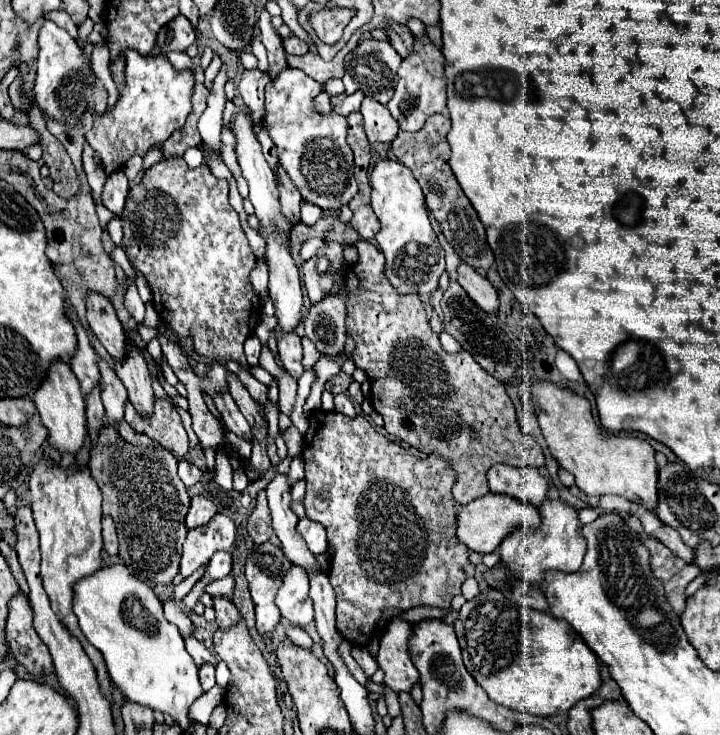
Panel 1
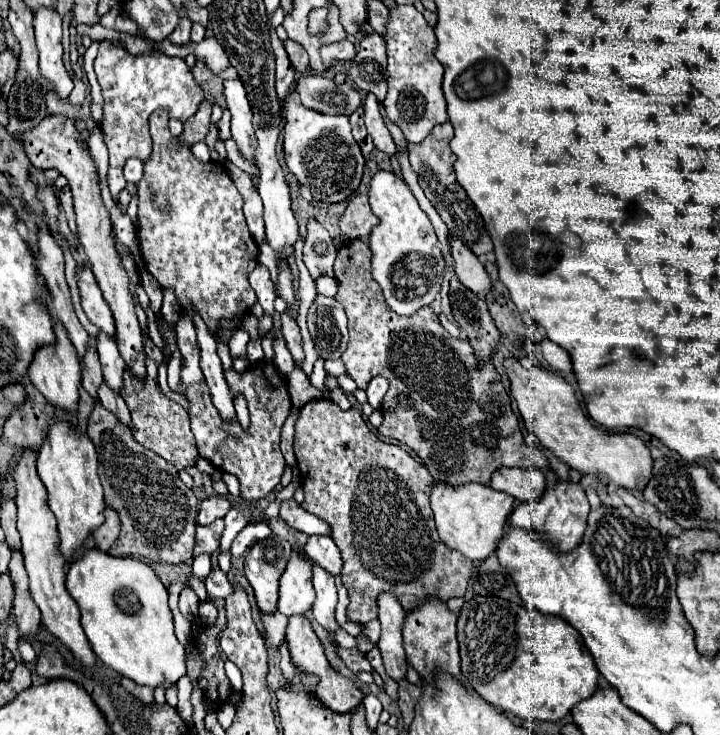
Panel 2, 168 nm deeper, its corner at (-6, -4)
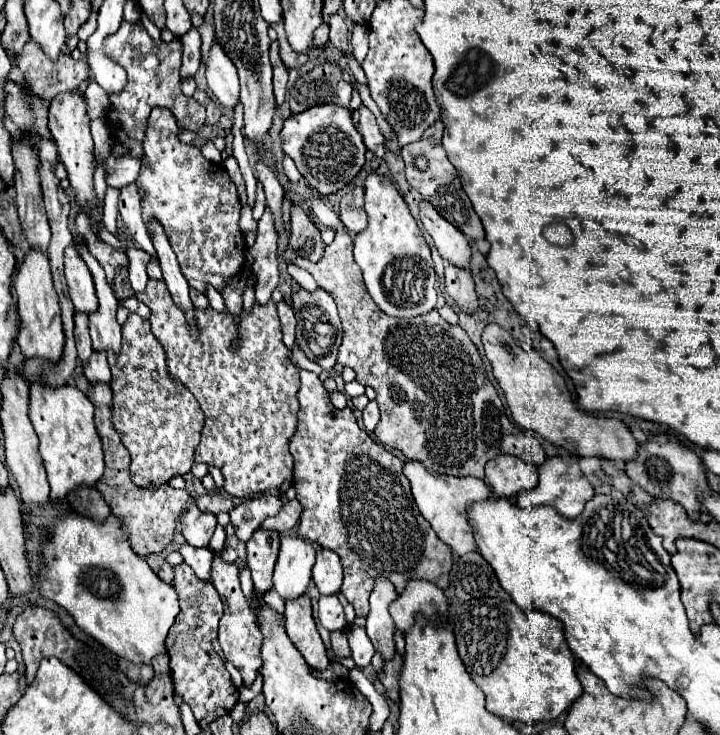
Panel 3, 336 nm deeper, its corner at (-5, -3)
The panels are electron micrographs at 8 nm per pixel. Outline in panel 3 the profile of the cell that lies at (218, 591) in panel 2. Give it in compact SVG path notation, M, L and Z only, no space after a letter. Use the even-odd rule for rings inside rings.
M184 544L180 548L180 554L184 556L184 562L196 572L198 578L202 578L204 582L210 582L214 554L208 548L194 548L190 544Z

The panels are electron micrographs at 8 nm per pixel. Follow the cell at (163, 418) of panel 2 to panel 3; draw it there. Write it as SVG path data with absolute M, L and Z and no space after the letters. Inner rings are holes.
M130 314L122 326L122 356L110 356L114 426L132 456L132 480L138 486L156 486L176 474L188 474L194 466L194 450L200 442L202 410L190 392L174 384L166 372L166 356L150 332L148 320Z

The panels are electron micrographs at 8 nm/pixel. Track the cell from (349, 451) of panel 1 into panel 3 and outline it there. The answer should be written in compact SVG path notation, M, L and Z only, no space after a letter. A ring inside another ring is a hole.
M302 370L300 380L302 386L298 390L298 428L290 438L290 454L294 456L292 484L296 488L296 500L302 504L298 536L330 548L340 556L344 564L344 582L340 592L354 606L356 616L366 618L368 596L374 588L376 578L390 580L398 594L402 594L410 580L428 580L446 590L450 586L450 570L454 564L452 548L448 548L436 536L430 522L424 520L424 516L418 512L414 496L410 492L410 480L402 472L404 462L388 452L382 444L374 442L358 426L352 408L338 410L332 406L318 374Z

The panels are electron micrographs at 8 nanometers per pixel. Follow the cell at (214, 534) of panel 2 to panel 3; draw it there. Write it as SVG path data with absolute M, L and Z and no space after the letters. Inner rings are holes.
M190 504L182 516L182 534L188 544L200 548L208 546L216 528L216 516L200 512L196 504Z

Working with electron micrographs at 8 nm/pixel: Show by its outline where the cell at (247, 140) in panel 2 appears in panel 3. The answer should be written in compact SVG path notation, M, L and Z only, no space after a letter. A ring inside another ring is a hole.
M214 42L212 50L210 50L210 60L206 64L206 78L208 78L208 86L210 86L212 94L214 94L214 98L224 108L234 112L236 104L240 102L238 74L236 74L234 64L224 54L224 50L220 48L218 42Z

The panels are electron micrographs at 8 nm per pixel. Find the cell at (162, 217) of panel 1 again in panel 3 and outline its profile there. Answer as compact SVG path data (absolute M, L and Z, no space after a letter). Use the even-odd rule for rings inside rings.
M156 106L148 118L148 130L144 138L144 156L142 156L142 170L136 180L136 186L142 196L142 218L146 224L152 220L158 220L168 236L170 246L174 248L182 274L186 276L190 288L194 288L200 294L206 294L208 286L214 286L218 292L222 292L232 278L240 276L246 264L246 240L238 226L240 218L240 200L234 182L230 180L224 164L214 164L202 156L198 148L192 144L180 142L178 136L180 128L176 124L174 114L168 108Z

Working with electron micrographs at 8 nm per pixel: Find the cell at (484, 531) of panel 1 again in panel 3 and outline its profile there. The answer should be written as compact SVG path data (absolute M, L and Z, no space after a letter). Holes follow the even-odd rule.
M410 460L404 464L404 472L412 484L412 494L414 500L422 512L422 516L432 524L434 532L438 534L438 538L442 542L446 542L458 556L464 556L468 552L476 552L476 538L474 538L474 530L470 526L466 508L474 502L480 500L488 500L492 498L492 490L478 478L470 478L470 480L458 480L452 476L442 476L442 474L434 474L428 468L424 468L422 464Z

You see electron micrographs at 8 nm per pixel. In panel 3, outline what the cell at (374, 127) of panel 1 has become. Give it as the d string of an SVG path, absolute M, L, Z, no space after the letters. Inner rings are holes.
M362 104L360 108L360 122L358 122L358 130L362 130L362 138L364 138L364 144L368 150L372 150L376 156L384 156L384 136L376 124L376 118L374 114ZM362 124L362 126L360 126Z

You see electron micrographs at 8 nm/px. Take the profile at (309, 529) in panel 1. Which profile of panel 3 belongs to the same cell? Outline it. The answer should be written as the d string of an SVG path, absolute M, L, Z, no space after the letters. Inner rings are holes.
M320 548L316 552L316 564L312 568L312 574L320 594L336 594L342 586L342 572L342 562L334 550Z

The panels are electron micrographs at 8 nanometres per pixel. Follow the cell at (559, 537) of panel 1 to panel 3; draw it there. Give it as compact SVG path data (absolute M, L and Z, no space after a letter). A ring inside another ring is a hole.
M560 456L548 458L542 466L538 466L538 486L532 488L530 492L522 492L516 496L516 504L520 508L534 508L534 506L552 506L558 510L560 516L568 518L568 520L576 520L580 516L580 512L584 510L584 504L594 496L590 482L586 480L586 476L580 472L578 468L578 458L574 456L572 462L564 462Z

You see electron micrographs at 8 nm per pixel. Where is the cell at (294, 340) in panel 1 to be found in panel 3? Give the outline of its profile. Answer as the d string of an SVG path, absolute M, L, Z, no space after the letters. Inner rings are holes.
M286 302L278 304L278 318L282 322L282 334L284 334L284 344L288 348L294 348L294 338L296 338L296 316L292 308Z

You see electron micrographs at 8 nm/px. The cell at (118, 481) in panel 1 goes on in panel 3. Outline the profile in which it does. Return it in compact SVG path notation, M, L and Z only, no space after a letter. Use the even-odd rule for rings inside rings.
M108 384L90 386L88 398L96 408L94 422L96 422L96 430L102 440L102 448L104 448L106 470L100 480L100 492L102 492L104 500L110 504L112 514L120 518L122 528L128 532L128 542L138 556L162 552L172 542L178 518L182 516L186 504L190 502L190 496L186 490L176 490L166 482L160 484L158 488L134 486L132 476L130 476L130 452L124 448L120 434L116 432L116 428L112 424L112 390L110 390L110 386Z

